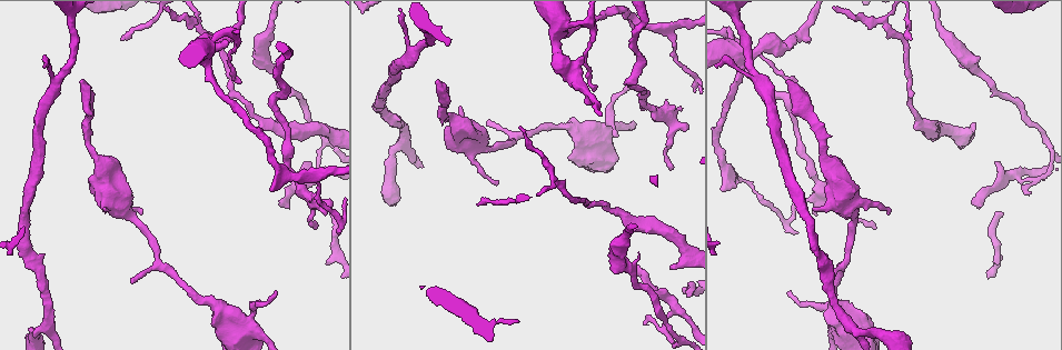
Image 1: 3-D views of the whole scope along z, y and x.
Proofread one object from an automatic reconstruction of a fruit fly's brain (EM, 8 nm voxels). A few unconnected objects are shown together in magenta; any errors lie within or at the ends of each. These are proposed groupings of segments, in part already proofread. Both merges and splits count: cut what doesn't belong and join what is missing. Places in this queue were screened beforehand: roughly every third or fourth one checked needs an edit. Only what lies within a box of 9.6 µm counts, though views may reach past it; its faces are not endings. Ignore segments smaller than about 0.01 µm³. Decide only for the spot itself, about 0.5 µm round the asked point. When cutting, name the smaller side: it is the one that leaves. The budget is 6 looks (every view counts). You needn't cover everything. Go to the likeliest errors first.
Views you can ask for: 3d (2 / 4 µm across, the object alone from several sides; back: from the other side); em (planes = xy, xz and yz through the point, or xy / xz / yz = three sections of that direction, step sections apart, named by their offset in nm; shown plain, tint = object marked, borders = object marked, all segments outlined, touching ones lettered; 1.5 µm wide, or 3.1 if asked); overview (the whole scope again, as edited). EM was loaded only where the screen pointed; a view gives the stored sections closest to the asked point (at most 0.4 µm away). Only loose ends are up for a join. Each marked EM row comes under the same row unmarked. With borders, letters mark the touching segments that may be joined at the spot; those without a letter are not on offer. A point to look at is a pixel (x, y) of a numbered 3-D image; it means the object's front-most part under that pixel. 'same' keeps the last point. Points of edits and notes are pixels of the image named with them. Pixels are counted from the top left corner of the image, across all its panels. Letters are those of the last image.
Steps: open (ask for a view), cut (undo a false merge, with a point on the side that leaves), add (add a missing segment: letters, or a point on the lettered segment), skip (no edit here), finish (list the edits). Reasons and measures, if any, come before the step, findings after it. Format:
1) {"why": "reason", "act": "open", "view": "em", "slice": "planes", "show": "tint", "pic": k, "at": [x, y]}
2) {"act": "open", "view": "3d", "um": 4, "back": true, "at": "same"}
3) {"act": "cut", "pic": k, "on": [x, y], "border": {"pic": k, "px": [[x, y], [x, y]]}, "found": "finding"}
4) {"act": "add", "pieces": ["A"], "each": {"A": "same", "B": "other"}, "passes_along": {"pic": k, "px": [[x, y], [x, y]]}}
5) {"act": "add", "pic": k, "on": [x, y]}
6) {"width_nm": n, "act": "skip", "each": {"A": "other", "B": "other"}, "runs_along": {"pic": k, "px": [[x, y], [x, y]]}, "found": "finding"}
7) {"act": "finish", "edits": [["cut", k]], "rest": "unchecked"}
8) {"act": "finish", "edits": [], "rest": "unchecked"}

{"why": "branch stops here", "act": "open", "view": "em", "slice": "planes", "show": "borders", "pic": 1, "at": [972, 201]}

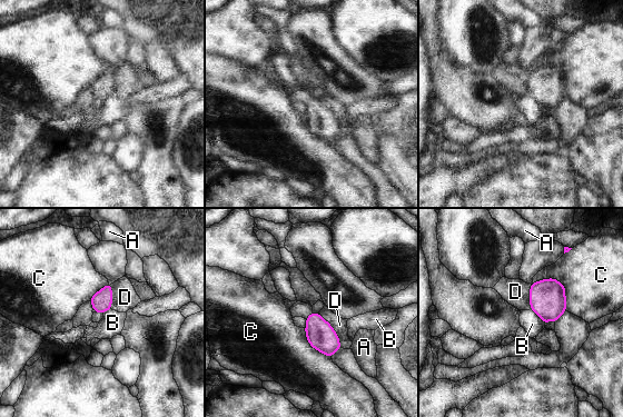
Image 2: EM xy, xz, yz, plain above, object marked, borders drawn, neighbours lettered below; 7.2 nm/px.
{"longest_contact_nm": ["C", 340], "act": "skip", "each": {"A": "other", "B": "other", "C": "other", "D": "other"}, "border": {"pic": 2, "px": [[319, 313], [336, 333], [342, 347]]}, "found": "none of them fits"}

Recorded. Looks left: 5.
{"why": "tapers out", "act": "open", "view": "em", "slice": "planes", "show": "tint", "pic": 1, "at": [131, 279]}

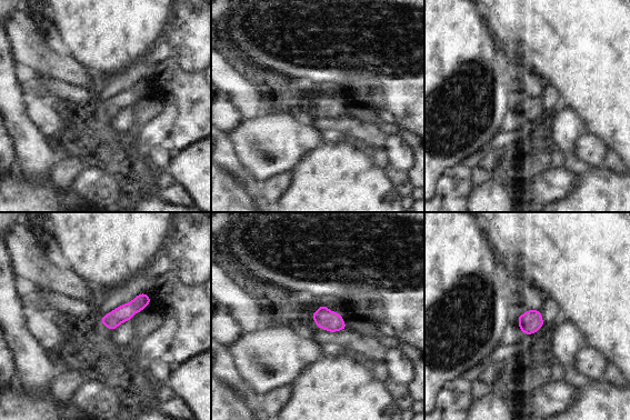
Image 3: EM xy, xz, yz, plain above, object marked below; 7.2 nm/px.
{"act": "open", "view": "em", "slice": "planes", "show": "borders", "at": "same"}

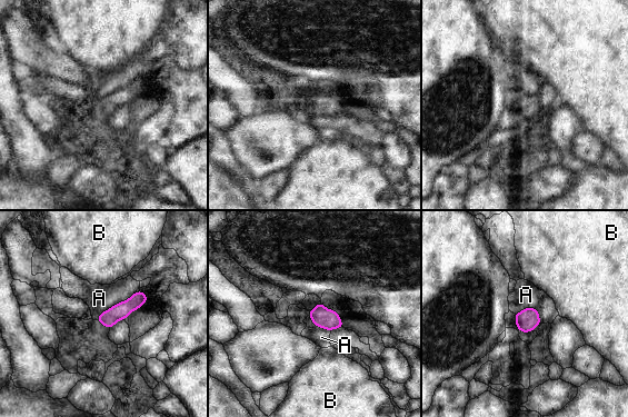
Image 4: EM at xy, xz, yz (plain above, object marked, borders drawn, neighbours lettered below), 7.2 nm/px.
{"act": "skip", "each": {"A": "other", "B": "other"}, "border": {"pic": 4, "px": [[139, 289], [103, 310], [95, 319]]}, "found": "none of them fits"}

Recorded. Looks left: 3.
{"why": "branch point", "act": "open", "view": "3d", "um": 4, "pic": 1, "at": [556, 178]}

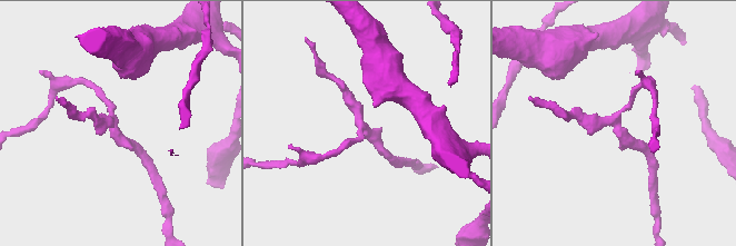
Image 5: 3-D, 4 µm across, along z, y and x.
{"why": "need the tissue", "act": "open", "view": "em", "slice": "planes", "show": "tint", "pic": 5, "at": [615, 121]}

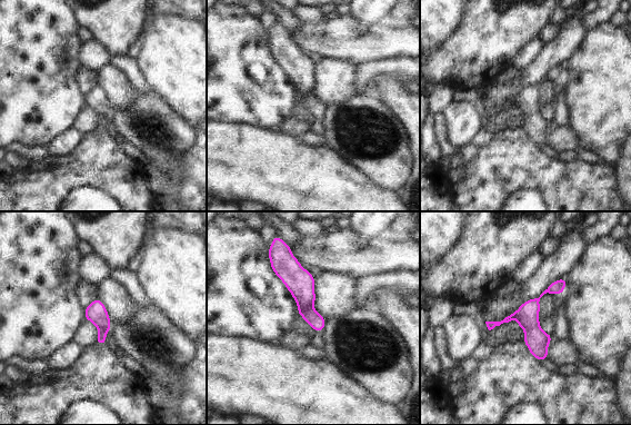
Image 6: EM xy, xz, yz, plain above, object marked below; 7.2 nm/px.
{"why": "what lies round it", "act": "open", "view": "em", "slice": "planes", "show": "borders", "at": "same"}

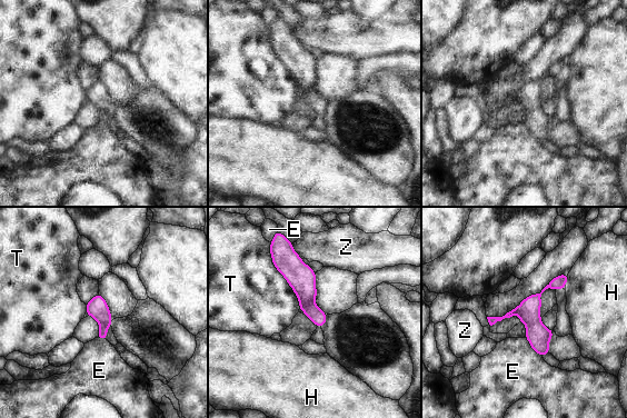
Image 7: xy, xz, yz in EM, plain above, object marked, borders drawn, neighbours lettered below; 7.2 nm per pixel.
{"arms": 3, "act": "skip", "each": {"E": "other", "H": "other", "T": "other", "Z": "other"}, "found": "continuous, no second cell"}

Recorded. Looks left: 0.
{"act": "finish", "edits": [], "rest": "unchecked"}

